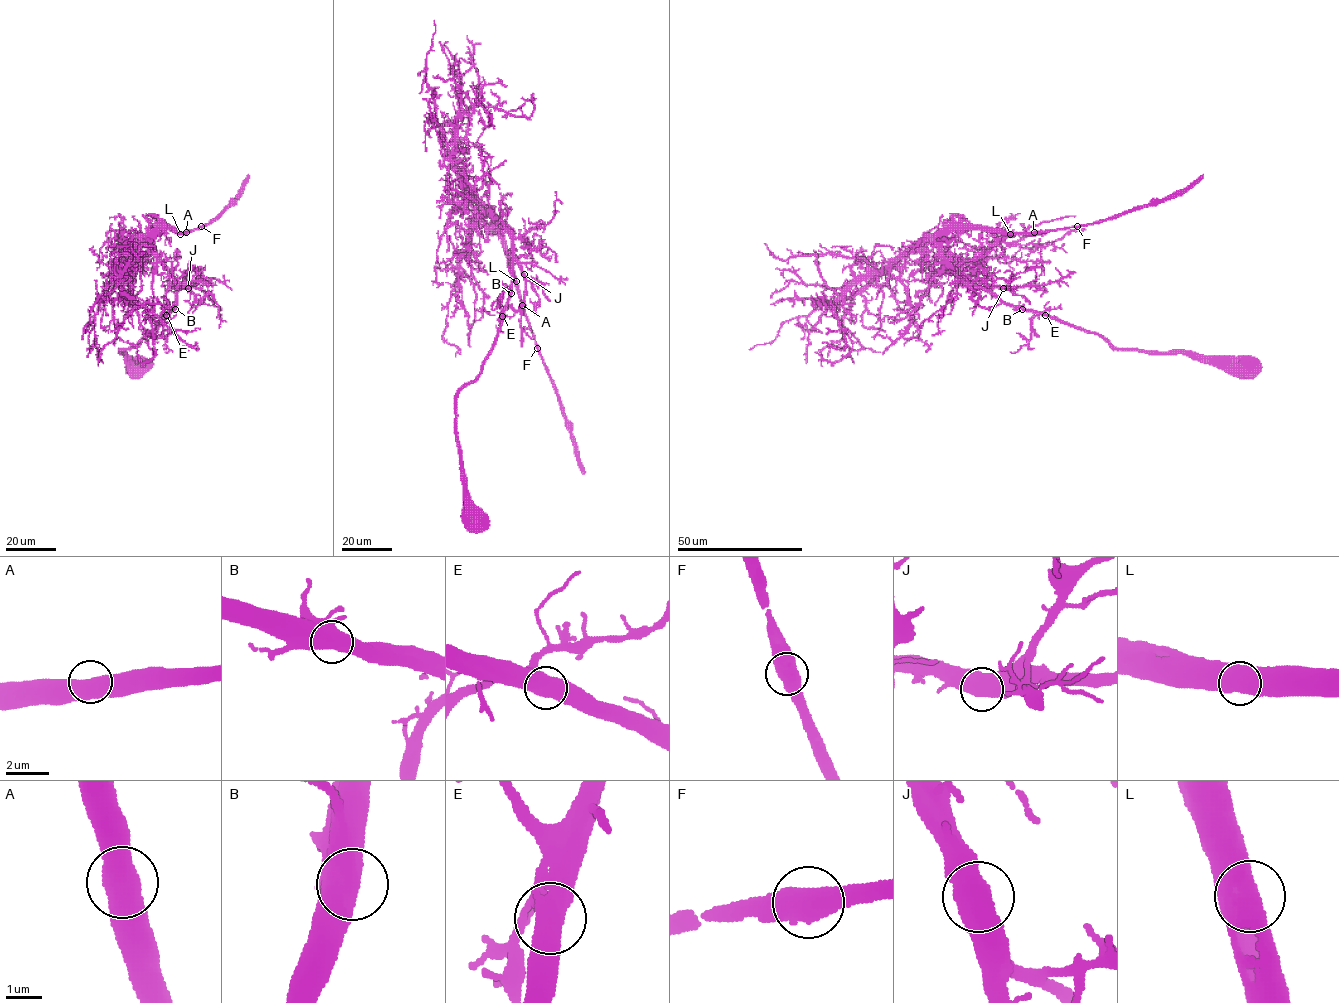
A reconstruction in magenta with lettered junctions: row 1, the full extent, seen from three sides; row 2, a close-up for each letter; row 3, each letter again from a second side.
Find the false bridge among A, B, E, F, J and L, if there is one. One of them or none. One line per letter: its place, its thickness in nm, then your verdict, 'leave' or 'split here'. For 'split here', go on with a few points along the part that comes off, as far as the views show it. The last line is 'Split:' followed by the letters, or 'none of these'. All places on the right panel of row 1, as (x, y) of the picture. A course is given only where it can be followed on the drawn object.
A: place (1034, 232); calibre 750 nm; leave
B: place (1022, 309); calibre 650 nm; leave
E: place (1045, 315); calibre 700 nm; leave
F: place (1077, 226); calibre 700 nm; leave
J: place (1003, 288); calibre 650 nm; leave
L: place (1010, 234); calibre 700 nm; leave
Split: none of these

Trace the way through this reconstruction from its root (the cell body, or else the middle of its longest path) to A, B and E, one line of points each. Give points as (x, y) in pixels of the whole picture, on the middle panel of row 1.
A: (475, 512), (466, 503), (456, 397), (481, 371), (511, 284), (512, 235), (489, 213), (498, 224), (522, 305)
B: (475, 512), (466, 503), (457, 436), (456, 397), (480, 372), (511, 293)
E: (475, 512), (466, 503), (457, 436), (456, 397), (480, 372), (502, 316)

